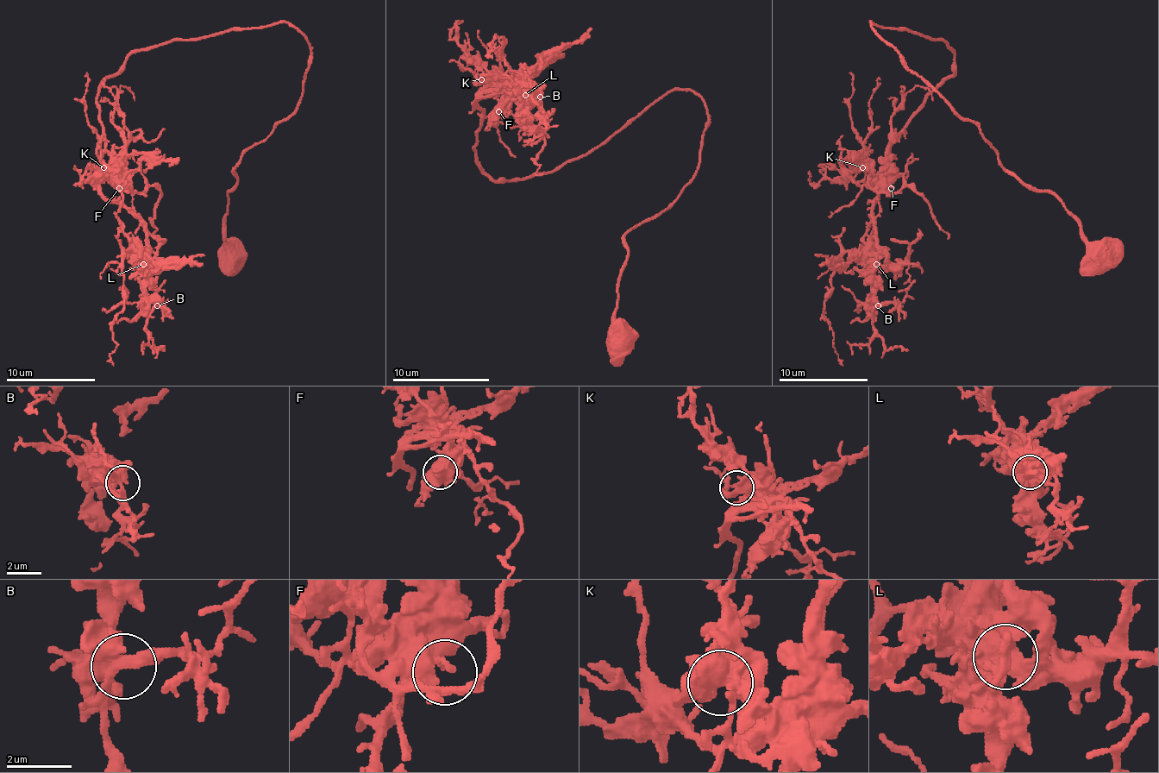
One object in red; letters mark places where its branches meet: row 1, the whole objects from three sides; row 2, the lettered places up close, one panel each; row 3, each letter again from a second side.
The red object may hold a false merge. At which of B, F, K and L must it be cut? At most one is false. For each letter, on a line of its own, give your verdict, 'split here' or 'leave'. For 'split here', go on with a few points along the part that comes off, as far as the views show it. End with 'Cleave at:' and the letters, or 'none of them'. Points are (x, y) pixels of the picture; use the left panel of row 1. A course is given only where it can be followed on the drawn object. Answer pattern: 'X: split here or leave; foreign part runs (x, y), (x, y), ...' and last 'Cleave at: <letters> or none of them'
B: leave
F: leave
K: leave
L: leave
Cleave at: none of them

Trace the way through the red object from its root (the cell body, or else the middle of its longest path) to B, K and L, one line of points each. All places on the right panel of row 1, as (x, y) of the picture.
B: (1102, 254), (871, 23), (953, 50), (953, 74), (891, 146), (873, 208), (878, 305)
K: (1102, 254), (871, 23), (940, 39), (953, 50), (953, 74), (893, 141), (886, 174), (875, 181), (862, 167)
L: (1102, 254), (871, 23), (953, 50), (953, 74), (891, 146), (873, 208), (875, 263)

